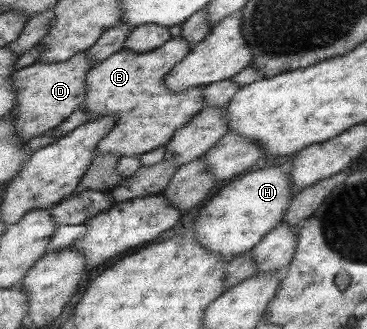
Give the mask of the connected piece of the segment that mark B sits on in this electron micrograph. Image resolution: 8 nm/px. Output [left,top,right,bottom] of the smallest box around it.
[81,37,203,157]

